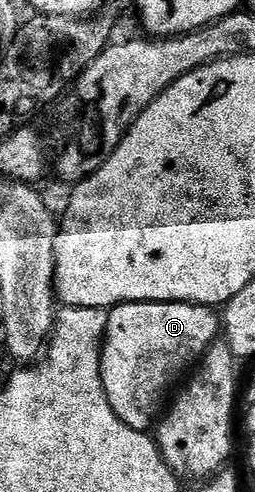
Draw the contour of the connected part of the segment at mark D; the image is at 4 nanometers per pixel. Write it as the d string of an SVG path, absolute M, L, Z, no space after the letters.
M120 303L119 306L110 308L99 364L109 405L125 425L129 425L134 431L146 432L156 422L164 406L163 394L167 391L171 374L175 370L185 370L187 363L194 359L202 360L212 350L211 342L218 335L220 338L221 319L215 314L212 308L203 307L199 303Z

